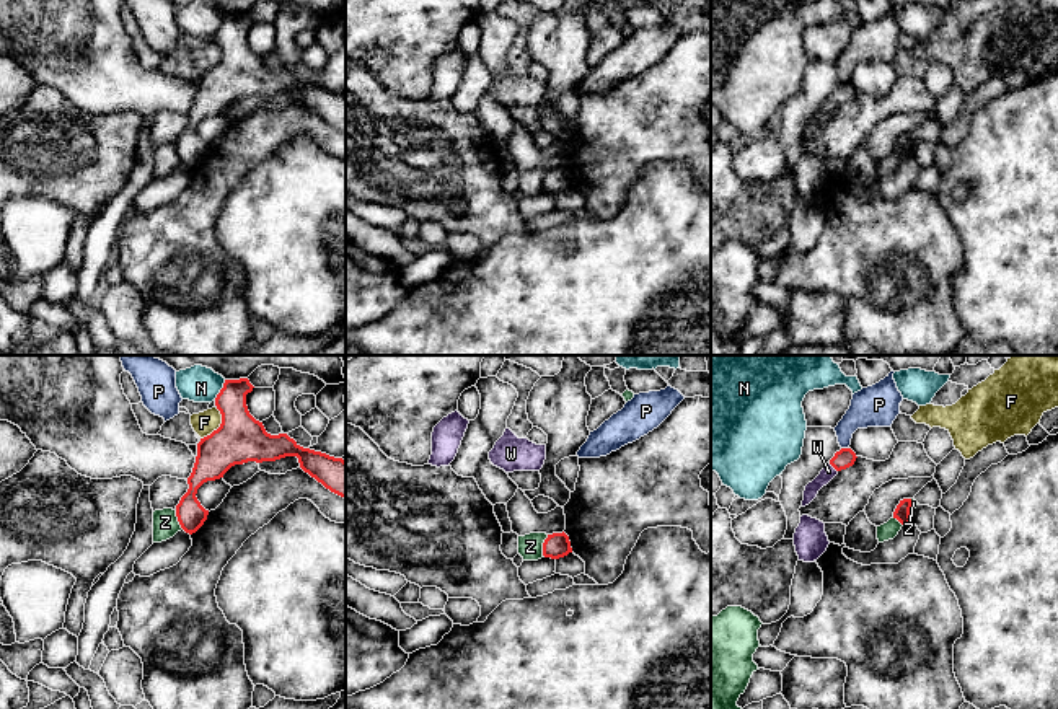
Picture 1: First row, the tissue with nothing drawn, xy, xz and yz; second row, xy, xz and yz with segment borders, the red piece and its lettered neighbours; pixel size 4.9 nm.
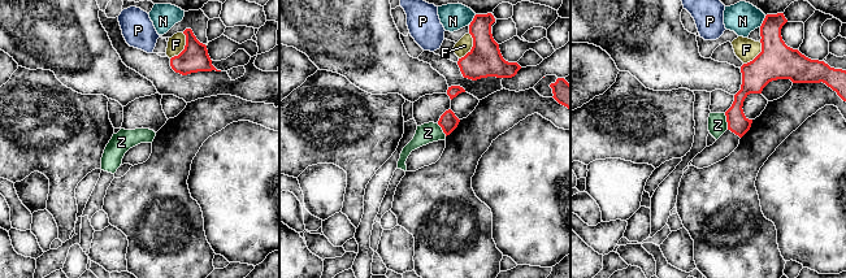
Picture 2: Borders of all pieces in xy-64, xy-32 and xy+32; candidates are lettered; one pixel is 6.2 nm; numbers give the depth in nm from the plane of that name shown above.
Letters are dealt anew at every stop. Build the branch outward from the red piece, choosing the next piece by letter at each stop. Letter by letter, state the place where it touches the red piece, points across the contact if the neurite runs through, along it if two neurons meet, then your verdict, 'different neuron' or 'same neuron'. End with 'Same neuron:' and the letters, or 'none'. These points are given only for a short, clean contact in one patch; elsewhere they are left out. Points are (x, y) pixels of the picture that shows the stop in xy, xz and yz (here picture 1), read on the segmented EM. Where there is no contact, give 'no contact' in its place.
F: contact xy (220, 426); border xy (217, 408), (220, 424), (201, 439); different neuron
N: contact xy (220, 390); border xy (225, 380), (214, 400); different neuron
P: contact yz (845, 449); border yz (841, 447), (848, 449); different neuron
W: contact yz (833, 466); way yz (843, 458), (833, 466), (828, 471); same neuron
Z: contact xz (543, 545); border xz (548, 535), (542, 554); different neuron
Same neuron: W

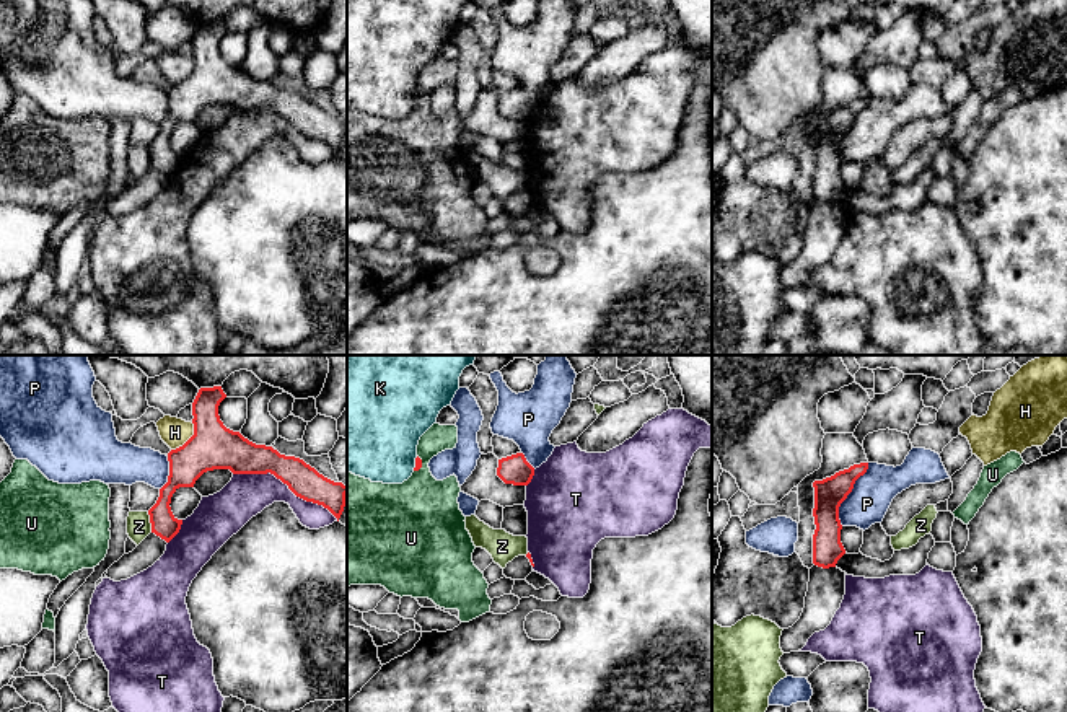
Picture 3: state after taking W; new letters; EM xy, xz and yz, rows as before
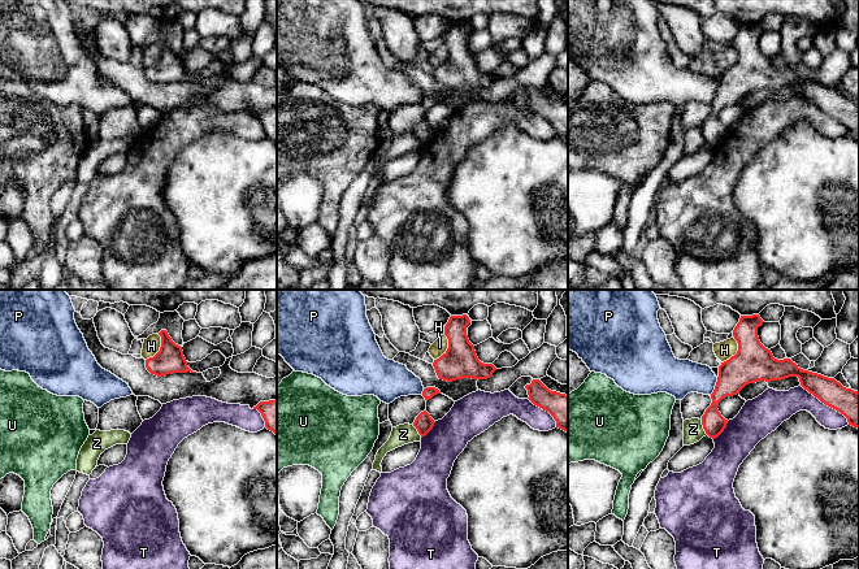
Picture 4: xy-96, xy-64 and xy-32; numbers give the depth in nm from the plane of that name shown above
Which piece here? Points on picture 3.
H: contact xy (189, 439); border xy (193, 422), (193, 434), (171, 450); different neuron
K: contact xz (416, 463); different neuron
P: contact yz (849, 492); different neuron
T: contact xy (285, 483); border xy (233, 473), (272, 473), (297, 496), (321, 504), (338, 520); different neuron
U: contact xz (421, 465); different neuron
Z: contact xy (150, 522); border xy (147, 512), (152, 531); different neuron
Same neuron: none

